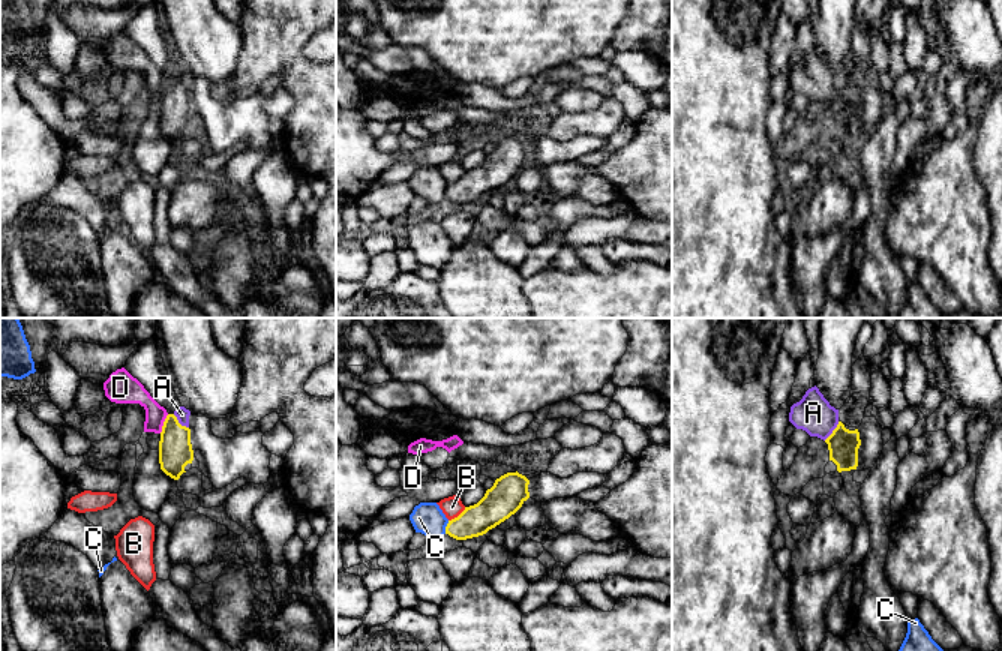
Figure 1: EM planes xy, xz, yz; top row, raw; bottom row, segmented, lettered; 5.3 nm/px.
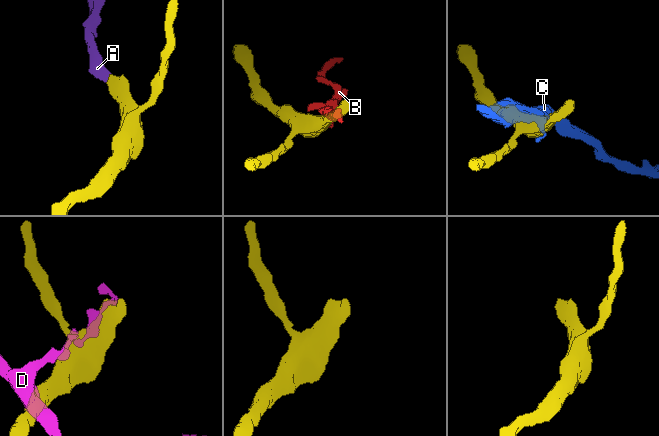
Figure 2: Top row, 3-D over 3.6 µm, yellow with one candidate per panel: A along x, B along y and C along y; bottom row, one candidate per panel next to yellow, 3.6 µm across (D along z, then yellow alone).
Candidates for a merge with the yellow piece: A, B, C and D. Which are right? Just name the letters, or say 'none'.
A

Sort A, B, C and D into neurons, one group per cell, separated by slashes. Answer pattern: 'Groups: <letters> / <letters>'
Groups: A / B / C / D

